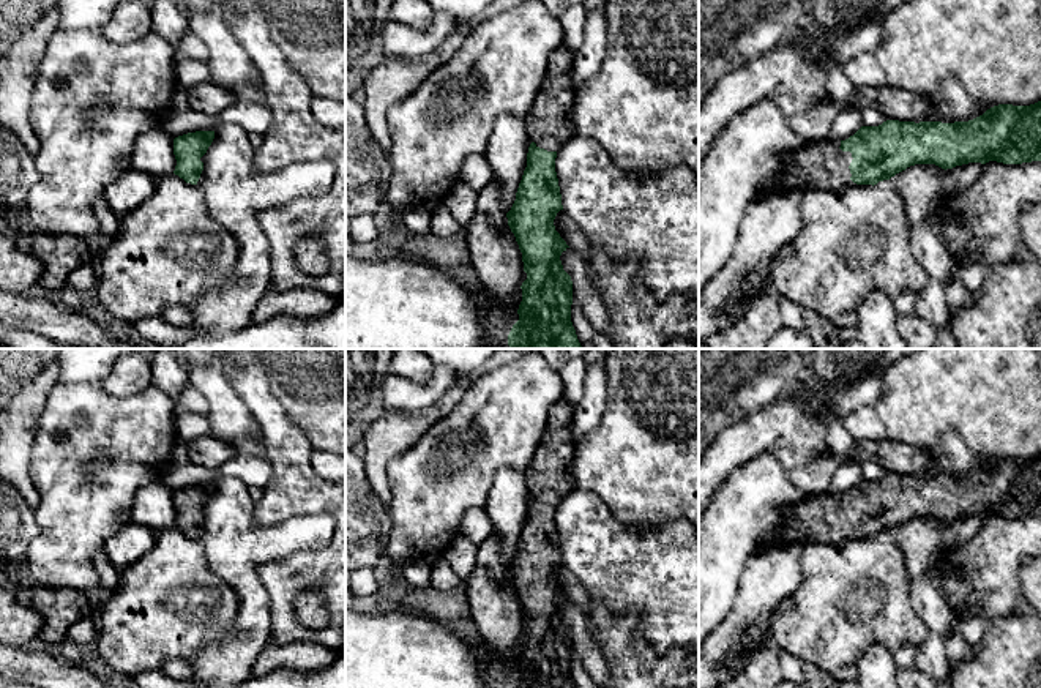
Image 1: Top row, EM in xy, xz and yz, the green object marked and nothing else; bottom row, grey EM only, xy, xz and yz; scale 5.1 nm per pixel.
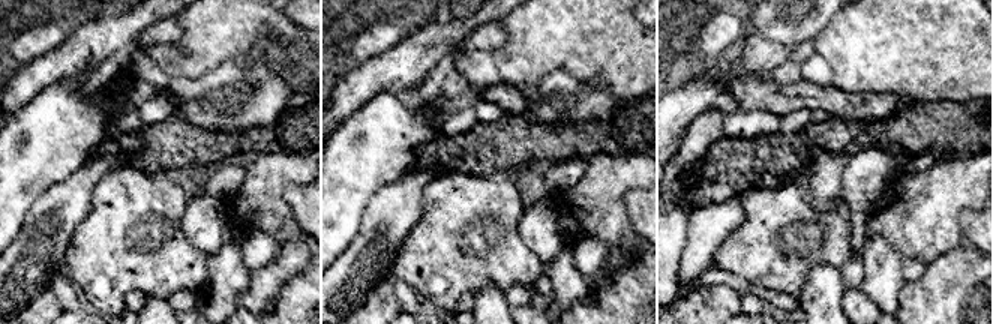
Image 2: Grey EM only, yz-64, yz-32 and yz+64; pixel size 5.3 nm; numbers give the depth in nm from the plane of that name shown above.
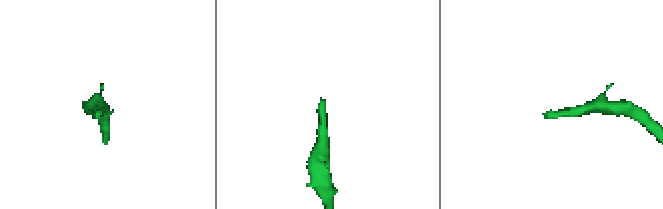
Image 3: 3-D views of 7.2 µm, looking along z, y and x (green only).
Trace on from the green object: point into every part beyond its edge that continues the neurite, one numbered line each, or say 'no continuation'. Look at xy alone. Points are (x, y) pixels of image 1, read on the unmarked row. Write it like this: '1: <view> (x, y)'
no continuation

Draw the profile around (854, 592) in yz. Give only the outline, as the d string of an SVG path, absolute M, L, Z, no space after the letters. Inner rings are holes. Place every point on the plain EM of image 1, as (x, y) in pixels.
M852 533L804 546L801 554L801 584L771 615L771 642L814 664L822 674L831 675L853 663L872 644L883 644L891 653L901 645L915 649L927 636L924 622L913 611L909 600L909 574L902 551L890 533L877 538L856 538Z

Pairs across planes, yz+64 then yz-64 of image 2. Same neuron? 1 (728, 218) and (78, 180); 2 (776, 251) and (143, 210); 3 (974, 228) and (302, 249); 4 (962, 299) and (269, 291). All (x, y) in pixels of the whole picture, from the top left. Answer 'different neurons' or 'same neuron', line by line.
1: same neuron
2: same neuron
3: different neurons
4: different neurons

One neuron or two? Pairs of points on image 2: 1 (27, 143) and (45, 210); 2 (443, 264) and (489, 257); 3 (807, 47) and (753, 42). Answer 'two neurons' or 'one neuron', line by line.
1: two neurons
2: one neuron
3: one neuron

